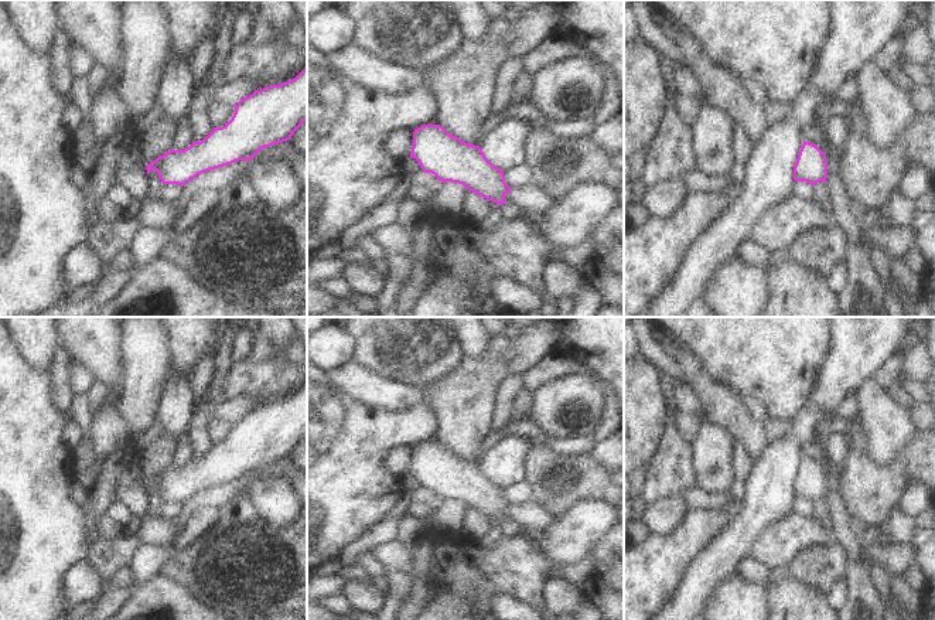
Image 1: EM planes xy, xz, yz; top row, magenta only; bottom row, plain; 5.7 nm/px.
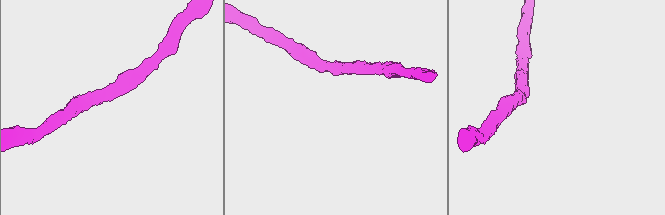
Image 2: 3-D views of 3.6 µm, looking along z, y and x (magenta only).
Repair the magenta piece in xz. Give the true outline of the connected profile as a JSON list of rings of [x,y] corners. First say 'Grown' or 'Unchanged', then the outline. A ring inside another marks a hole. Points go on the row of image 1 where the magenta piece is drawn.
Unchanged. [[[440,125],[414,129],[410,157],[439,181],[463,184],[498,205],[506,202],[505,195],[512,190],[505,183],[504,170],[495,167],[480,146],[465,143]]]

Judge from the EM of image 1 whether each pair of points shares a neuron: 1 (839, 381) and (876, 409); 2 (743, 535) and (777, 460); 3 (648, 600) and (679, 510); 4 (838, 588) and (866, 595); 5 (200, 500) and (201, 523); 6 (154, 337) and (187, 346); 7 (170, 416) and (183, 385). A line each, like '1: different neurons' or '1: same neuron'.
1: different neurons
2: same neuron
3: different neurons
4: different neurons
5: different neurons
6: different neurons
7: same neuron

